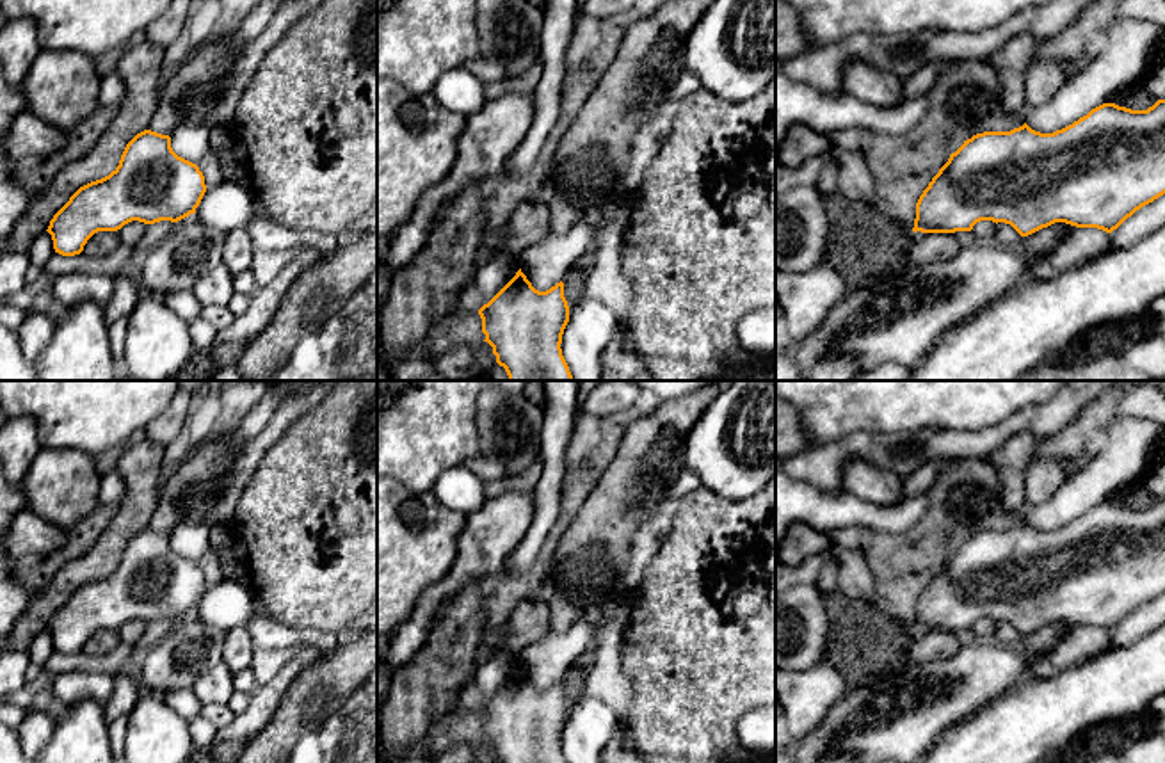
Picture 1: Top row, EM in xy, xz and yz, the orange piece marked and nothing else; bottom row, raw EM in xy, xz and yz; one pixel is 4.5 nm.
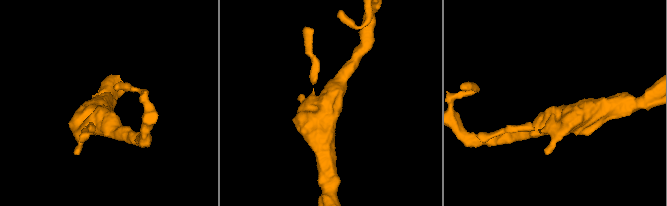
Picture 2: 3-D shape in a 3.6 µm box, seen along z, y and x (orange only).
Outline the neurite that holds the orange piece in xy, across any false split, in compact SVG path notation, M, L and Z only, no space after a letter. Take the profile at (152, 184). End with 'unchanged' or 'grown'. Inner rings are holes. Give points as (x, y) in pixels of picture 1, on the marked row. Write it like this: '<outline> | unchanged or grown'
M144 130L126 144L108 176L69 197L46 231L55 253L75 256L98 231L117 231L132 221L178 222L196 213L205 192L203 173L173 151L171 137Z | unchanged

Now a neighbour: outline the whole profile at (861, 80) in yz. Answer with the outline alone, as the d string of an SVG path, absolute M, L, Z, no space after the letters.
M848 60L843 66L843 89L847 94L880 108L896 108L904 103L902 80L863 60Z

